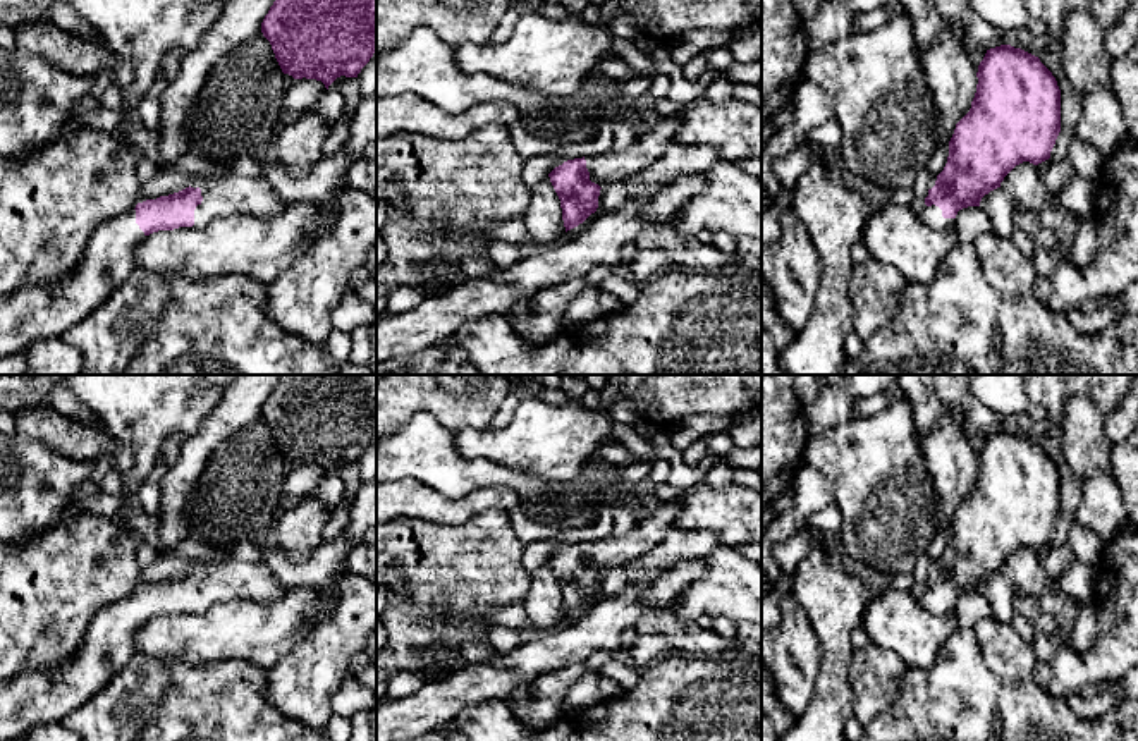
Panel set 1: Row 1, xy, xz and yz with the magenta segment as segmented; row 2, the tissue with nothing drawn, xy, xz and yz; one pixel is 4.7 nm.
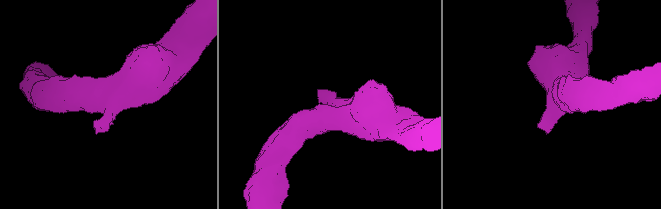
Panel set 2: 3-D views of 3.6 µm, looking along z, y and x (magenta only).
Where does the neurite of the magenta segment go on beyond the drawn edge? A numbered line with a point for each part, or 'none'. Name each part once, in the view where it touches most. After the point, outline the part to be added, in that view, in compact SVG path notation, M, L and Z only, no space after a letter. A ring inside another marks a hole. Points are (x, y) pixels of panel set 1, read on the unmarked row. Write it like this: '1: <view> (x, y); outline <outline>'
1: xy (224, 580); outline M227 555L217 560L193 562L191 573L199 573L203 581L194 595L194 614L201 614L215 603L241 598L270 602L285 593L265 562L242 562Z
2: xy (30, 700); outline M131 595L93 615L76 658L58 674L21 674L0 683L0 741L74 719L79 707L136 655L136 634L144 624Z

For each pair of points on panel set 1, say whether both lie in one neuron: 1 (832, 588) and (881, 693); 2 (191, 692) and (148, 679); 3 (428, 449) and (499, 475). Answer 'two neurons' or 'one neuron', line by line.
1: two neurons
2: two neurons
3: one neuron

